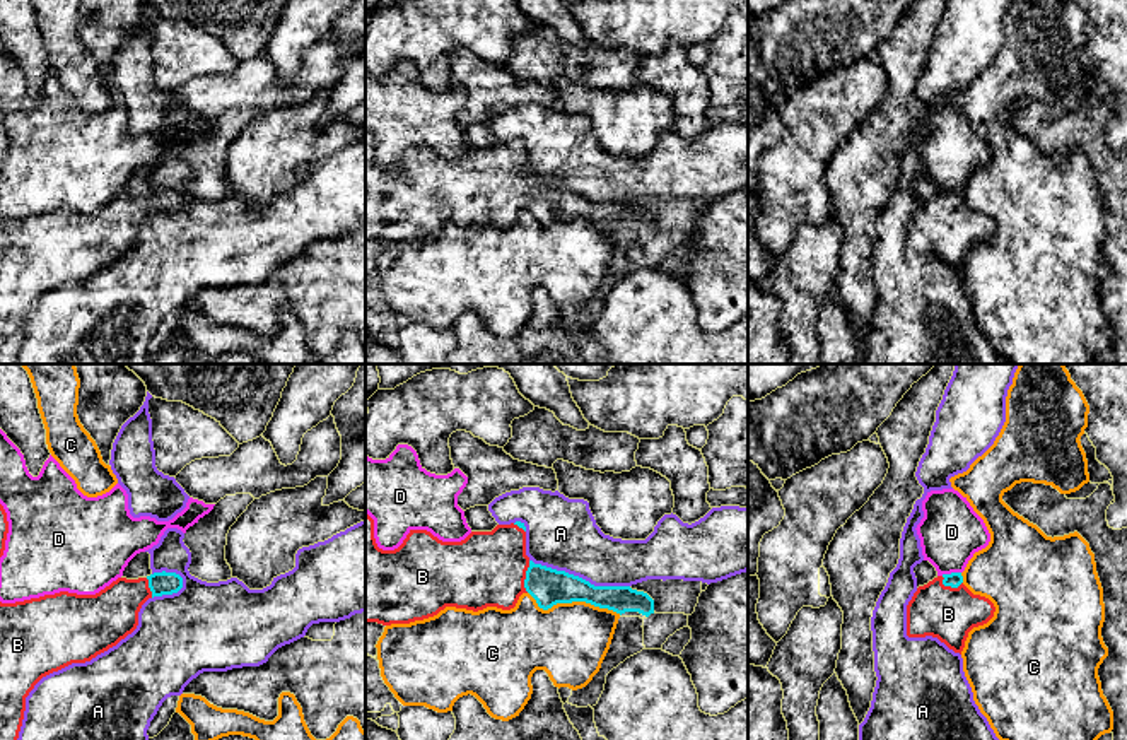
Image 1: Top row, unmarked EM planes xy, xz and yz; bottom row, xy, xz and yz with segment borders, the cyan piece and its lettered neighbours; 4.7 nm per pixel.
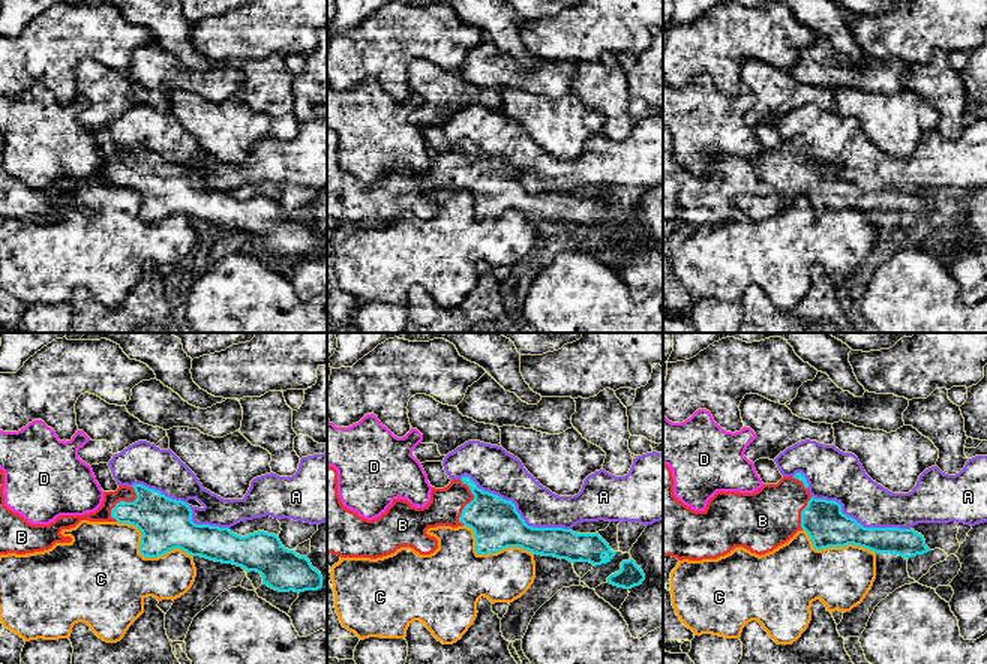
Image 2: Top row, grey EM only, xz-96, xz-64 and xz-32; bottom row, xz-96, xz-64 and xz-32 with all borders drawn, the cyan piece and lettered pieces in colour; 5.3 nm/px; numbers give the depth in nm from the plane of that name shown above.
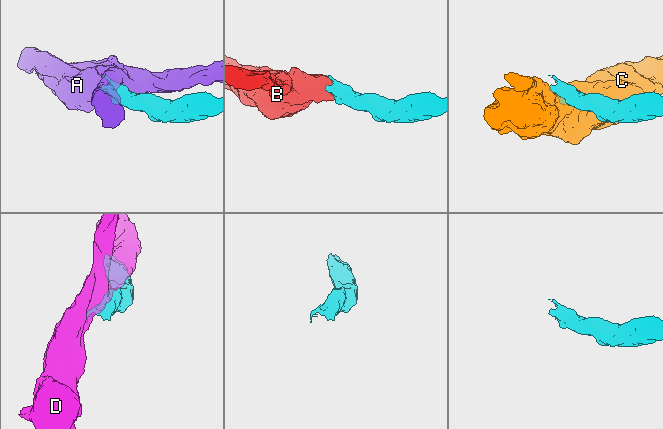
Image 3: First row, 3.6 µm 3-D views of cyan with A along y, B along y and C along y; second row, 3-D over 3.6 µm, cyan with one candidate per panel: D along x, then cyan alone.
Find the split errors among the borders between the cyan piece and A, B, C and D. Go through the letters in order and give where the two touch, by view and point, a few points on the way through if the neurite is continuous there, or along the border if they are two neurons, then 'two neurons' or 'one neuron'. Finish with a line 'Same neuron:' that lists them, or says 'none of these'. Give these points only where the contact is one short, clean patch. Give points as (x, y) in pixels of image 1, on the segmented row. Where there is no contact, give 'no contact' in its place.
A: meets cyan in xz at (578, 576); two neurons
B: meets cyan in xz at (526, 576); runs through xz (548, 587), (526, 576), (485, 569); one neuron
C: meets cyan in xz at (572, 600); two neurons
D: meets cyan in yz at (951, 573); two neurons
Same neuron: B

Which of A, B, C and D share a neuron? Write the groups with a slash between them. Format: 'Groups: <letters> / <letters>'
Groups: A / B / C / D

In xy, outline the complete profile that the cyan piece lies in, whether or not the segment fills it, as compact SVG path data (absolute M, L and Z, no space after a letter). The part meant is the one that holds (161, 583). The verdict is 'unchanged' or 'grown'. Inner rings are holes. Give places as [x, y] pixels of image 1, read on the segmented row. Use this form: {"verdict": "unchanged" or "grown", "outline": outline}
{"verdict": "grown", "outline": "M176 573L118 578L96 595L60 591L0 602L0 740L17 740L26 697L46 675L85 663L138 625L142 605L183 588Z"}

